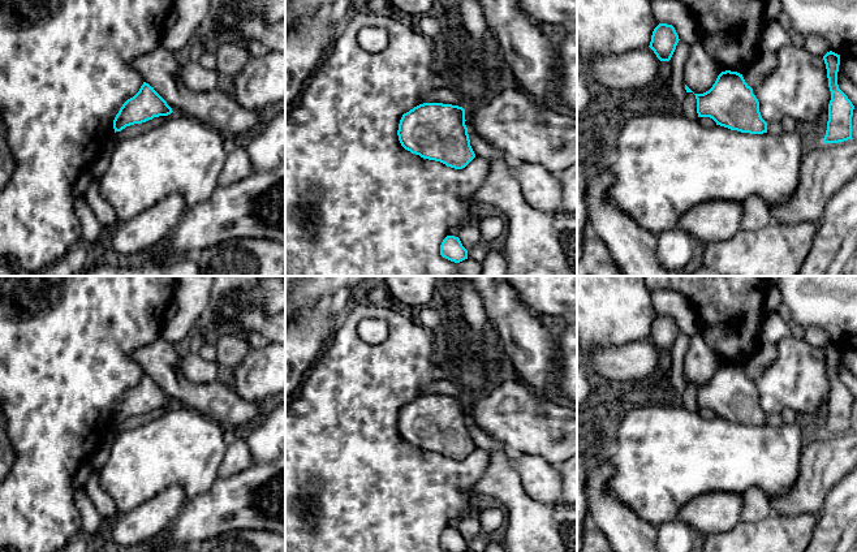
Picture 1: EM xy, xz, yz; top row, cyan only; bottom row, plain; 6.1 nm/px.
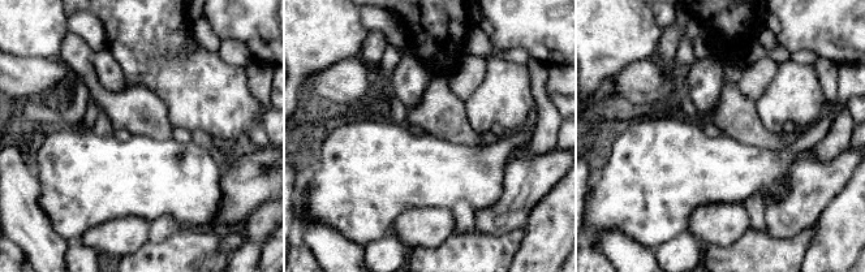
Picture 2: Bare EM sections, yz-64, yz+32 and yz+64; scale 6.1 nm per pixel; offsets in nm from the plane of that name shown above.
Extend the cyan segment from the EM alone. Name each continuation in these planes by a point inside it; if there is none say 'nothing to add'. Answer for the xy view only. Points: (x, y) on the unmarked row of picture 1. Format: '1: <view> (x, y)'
nothing to add

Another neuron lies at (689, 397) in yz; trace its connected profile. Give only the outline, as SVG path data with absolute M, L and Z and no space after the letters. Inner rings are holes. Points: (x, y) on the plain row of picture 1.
M686 384L686 389L682 393L682 402L681 405L688 409L689 411L698 410L697 405L697 391L693 384Z

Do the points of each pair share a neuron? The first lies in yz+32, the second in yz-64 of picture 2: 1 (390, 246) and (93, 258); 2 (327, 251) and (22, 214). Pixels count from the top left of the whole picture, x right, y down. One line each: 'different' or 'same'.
1: same
2: same

